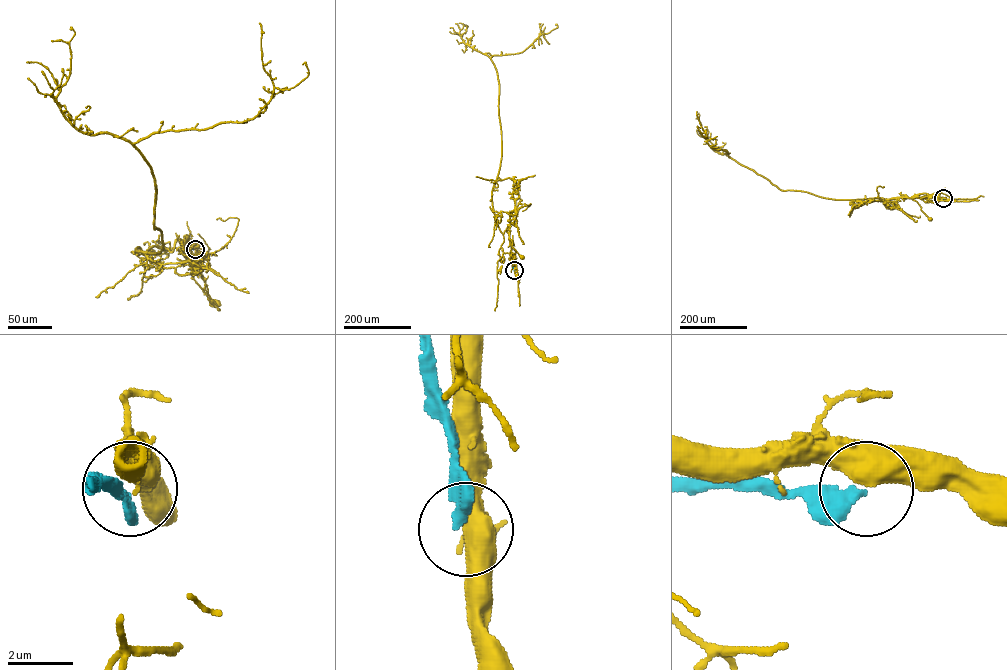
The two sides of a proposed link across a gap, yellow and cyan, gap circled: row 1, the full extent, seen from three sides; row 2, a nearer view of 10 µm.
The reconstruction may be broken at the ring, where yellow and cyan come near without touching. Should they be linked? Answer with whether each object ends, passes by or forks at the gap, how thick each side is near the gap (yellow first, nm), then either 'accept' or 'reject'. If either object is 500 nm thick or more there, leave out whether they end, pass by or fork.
700 nm thick on the yellow side, 340 nm on the other; reject

